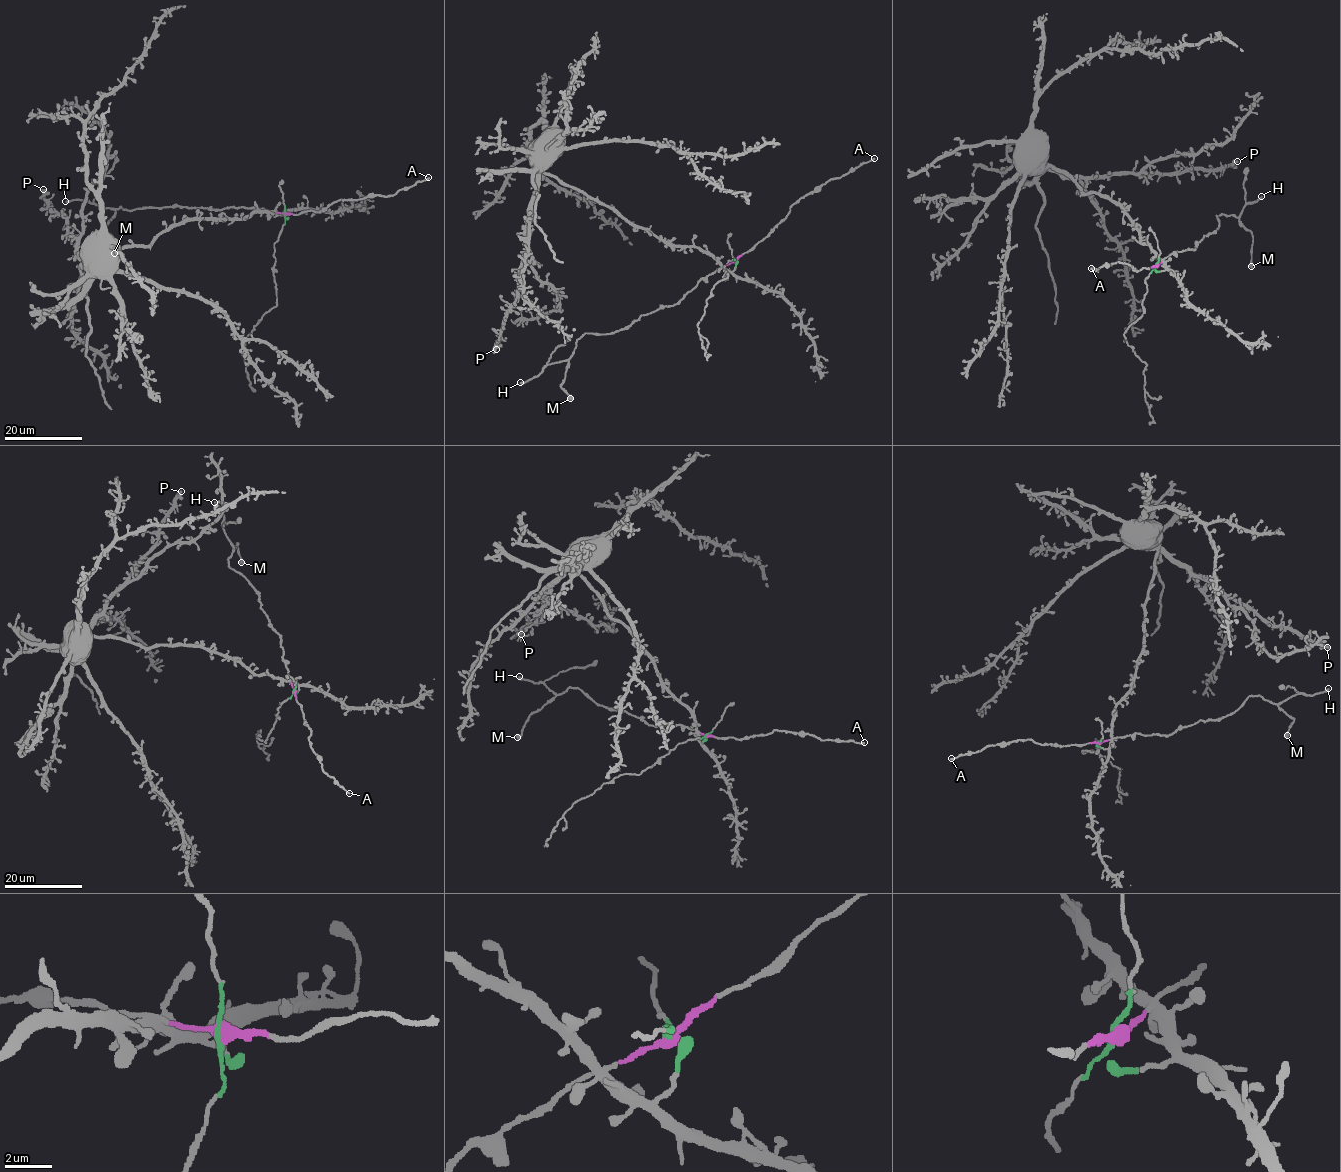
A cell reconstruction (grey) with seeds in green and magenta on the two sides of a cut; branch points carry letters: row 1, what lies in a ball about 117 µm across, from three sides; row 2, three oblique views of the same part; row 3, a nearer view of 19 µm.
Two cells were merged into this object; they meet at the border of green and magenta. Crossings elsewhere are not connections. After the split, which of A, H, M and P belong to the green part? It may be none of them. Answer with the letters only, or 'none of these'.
P

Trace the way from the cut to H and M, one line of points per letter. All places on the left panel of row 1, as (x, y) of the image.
H: (284, 213), (251, 207), (103, 208), (86, 200), (65, 201)
M: (284, 213), (251, 207), (121, 207), (106, 225), (114, 253)

